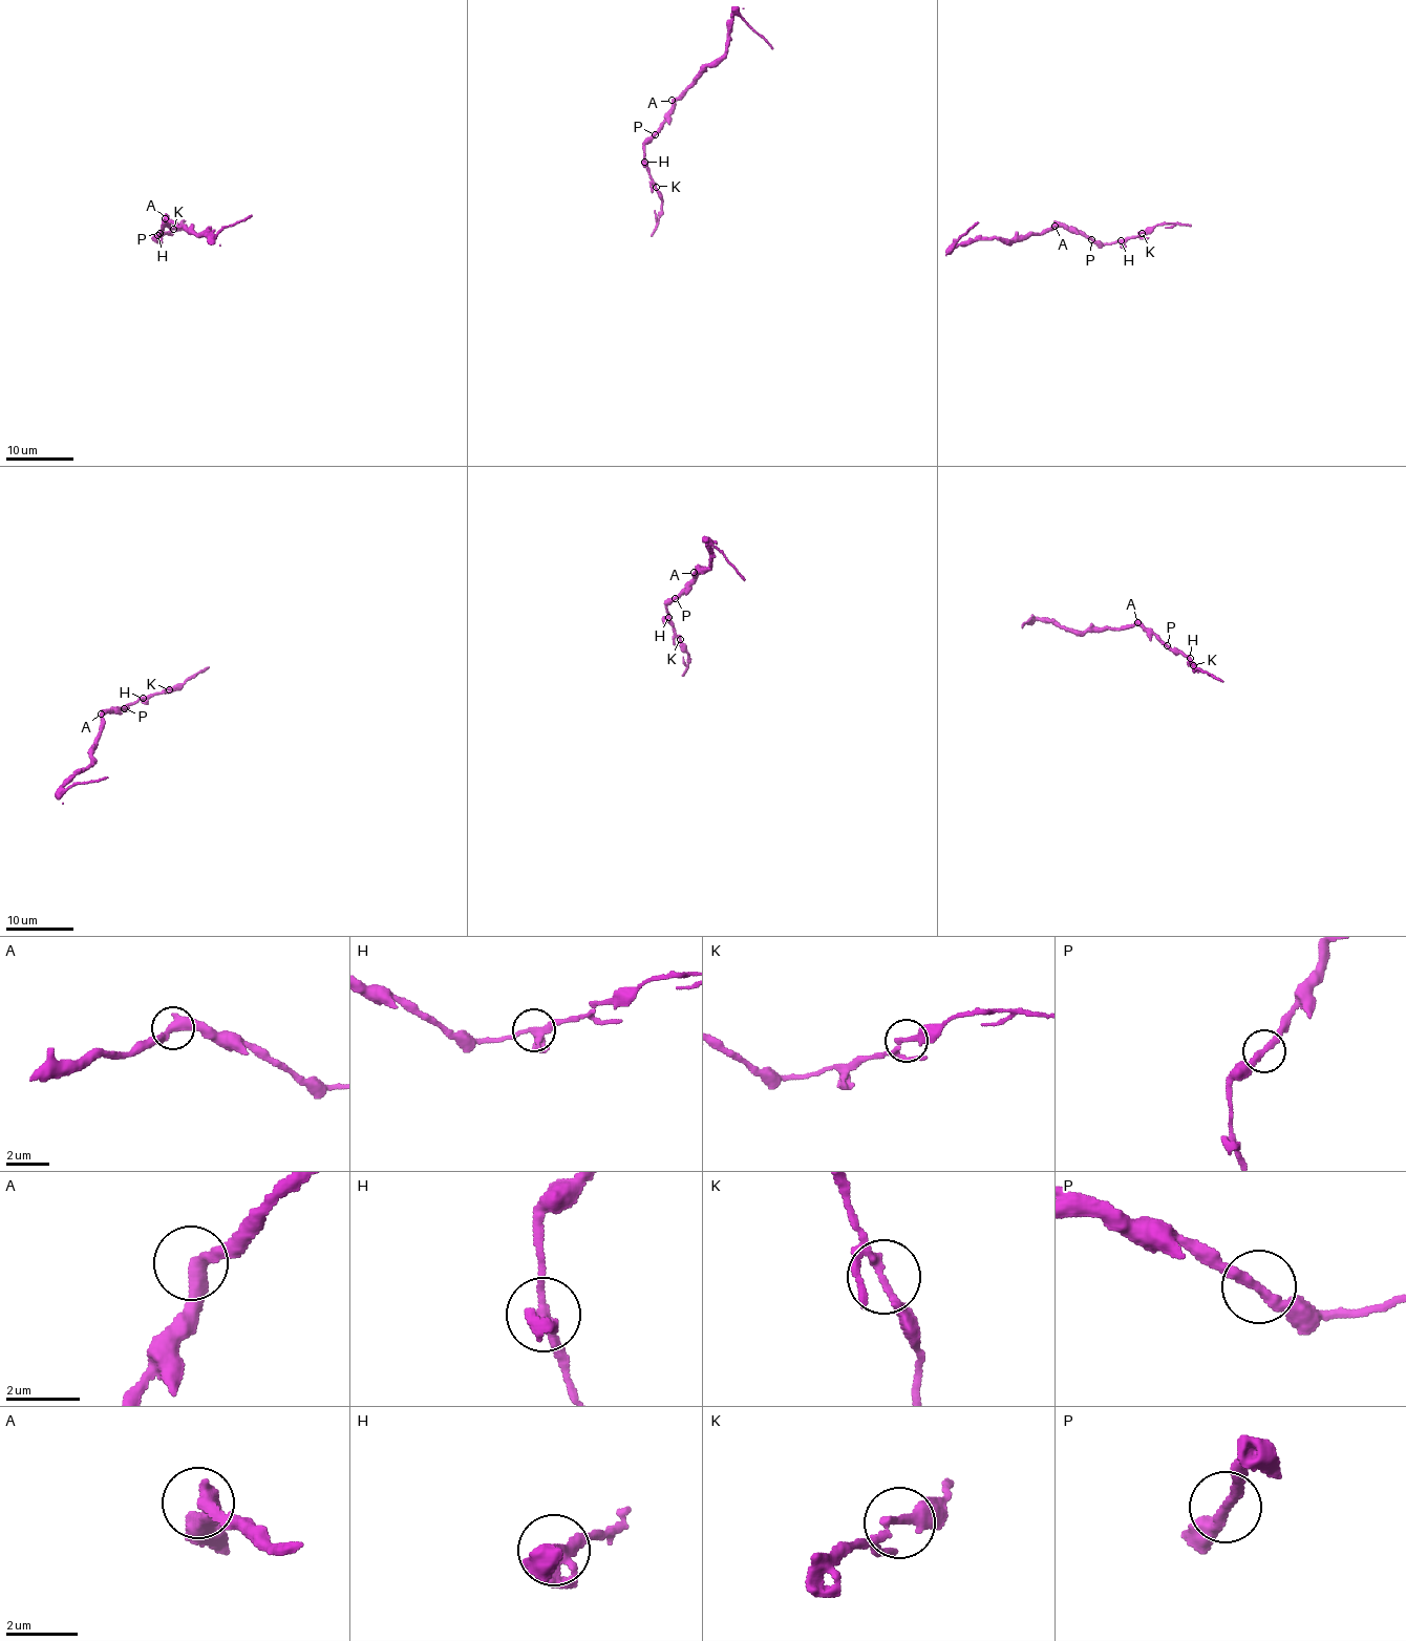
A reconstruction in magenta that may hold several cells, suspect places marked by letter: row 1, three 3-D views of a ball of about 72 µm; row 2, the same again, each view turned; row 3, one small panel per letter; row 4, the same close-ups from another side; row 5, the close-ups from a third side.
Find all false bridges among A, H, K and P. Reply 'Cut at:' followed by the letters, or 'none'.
Cut at: none

